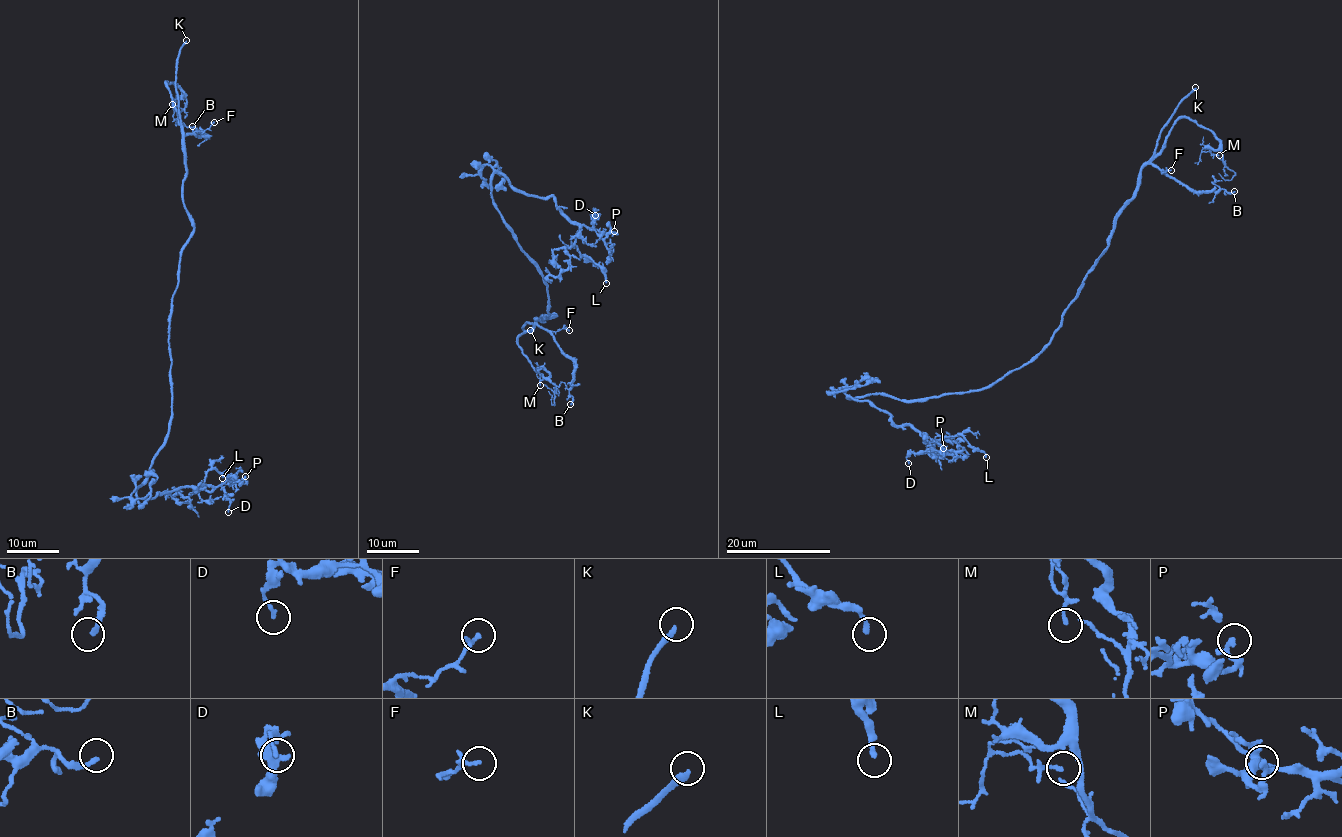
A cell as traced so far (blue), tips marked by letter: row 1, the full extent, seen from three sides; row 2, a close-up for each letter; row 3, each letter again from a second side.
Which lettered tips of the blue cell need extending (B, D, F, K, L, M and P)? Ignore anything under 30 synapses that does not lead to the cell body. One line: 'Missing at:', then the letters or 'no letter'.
Missing at: K

